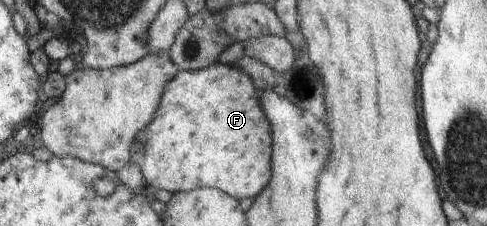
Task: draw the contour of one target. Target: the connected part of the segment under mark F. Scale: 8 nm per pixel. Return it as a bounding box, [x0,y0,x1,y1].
[130,62,272,199]

